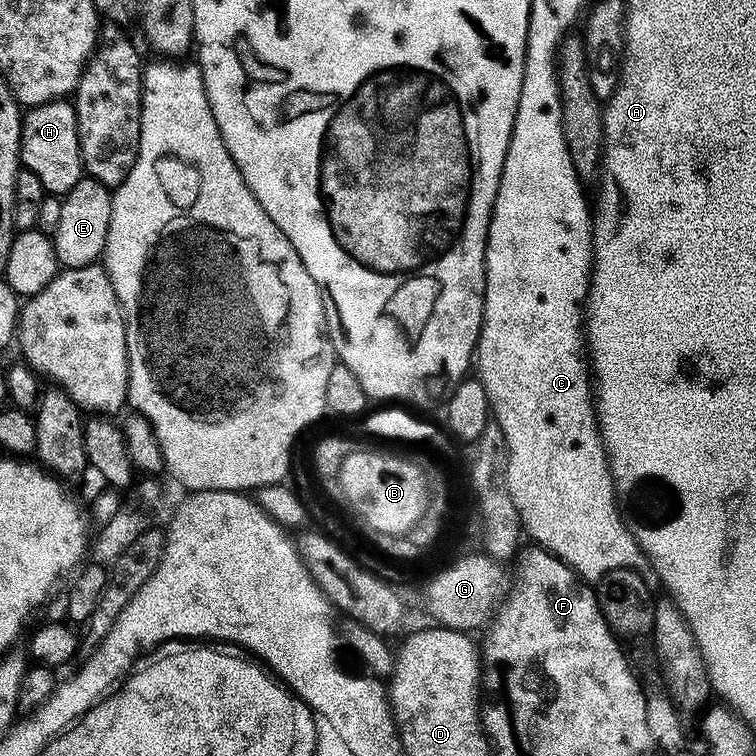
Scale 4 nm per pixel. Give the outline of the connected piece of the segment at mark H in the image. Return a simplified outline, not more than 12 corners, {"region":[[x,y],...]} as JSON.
{"region":[[76,105],[20,121],[20,162],[63,197],[85,175]]}

